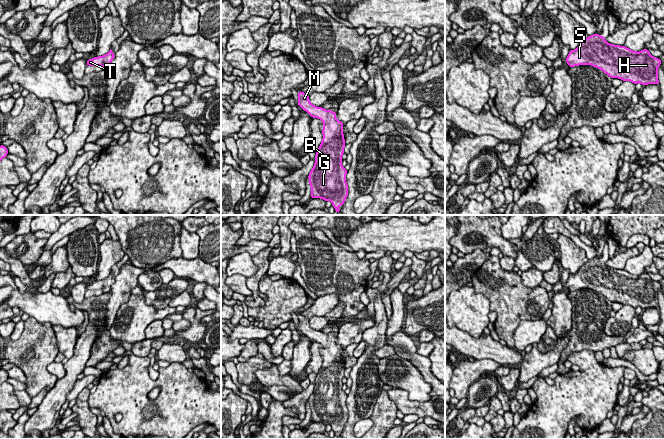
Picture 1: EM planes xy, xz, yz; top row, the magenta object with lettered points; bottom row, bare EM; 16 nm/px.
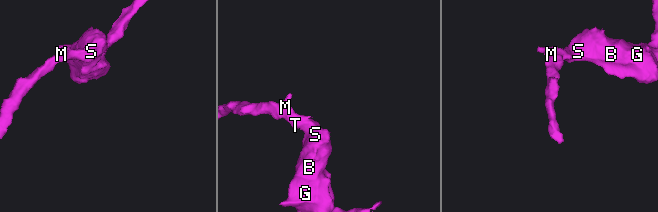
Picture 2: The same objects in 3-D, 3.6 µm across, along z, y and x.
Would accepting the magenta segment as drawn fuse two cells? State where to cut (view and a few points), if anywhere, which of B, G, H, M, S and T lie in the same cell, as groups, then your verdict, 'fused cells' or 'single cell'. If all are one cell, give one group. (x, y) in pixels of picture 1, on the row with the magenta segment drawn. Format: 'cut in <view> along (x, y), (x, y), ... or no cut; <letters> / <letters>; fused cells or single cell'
no cut; B G H M S T; single cell

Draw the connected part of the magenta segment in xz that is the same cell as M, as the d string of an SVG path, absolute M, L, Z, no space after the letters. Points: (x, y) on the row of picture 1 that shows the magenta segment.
M298 91L298 106L306 111L312 118L318 118L323 121L323 138L315 155L315 163L310 171L309 185L311 186L311 198L320 198L324 201L330 201L335 208L335 212L340 213L342 206L348 196L348 185L346 175L348 171L342 166L342 155L344 154L345 139L343 134L343 123L336 119L336 112L326 110L323 107L317 107L310 103L309 95Z

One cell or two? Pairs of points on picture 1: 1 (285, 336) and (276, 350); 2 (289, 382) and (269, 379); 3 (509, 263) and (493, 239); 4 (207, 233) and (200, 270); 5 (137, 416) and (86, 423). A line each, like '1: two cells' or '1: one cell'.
1: one cell
2: one cell
3: two cells
4: two cells
5: two cells

